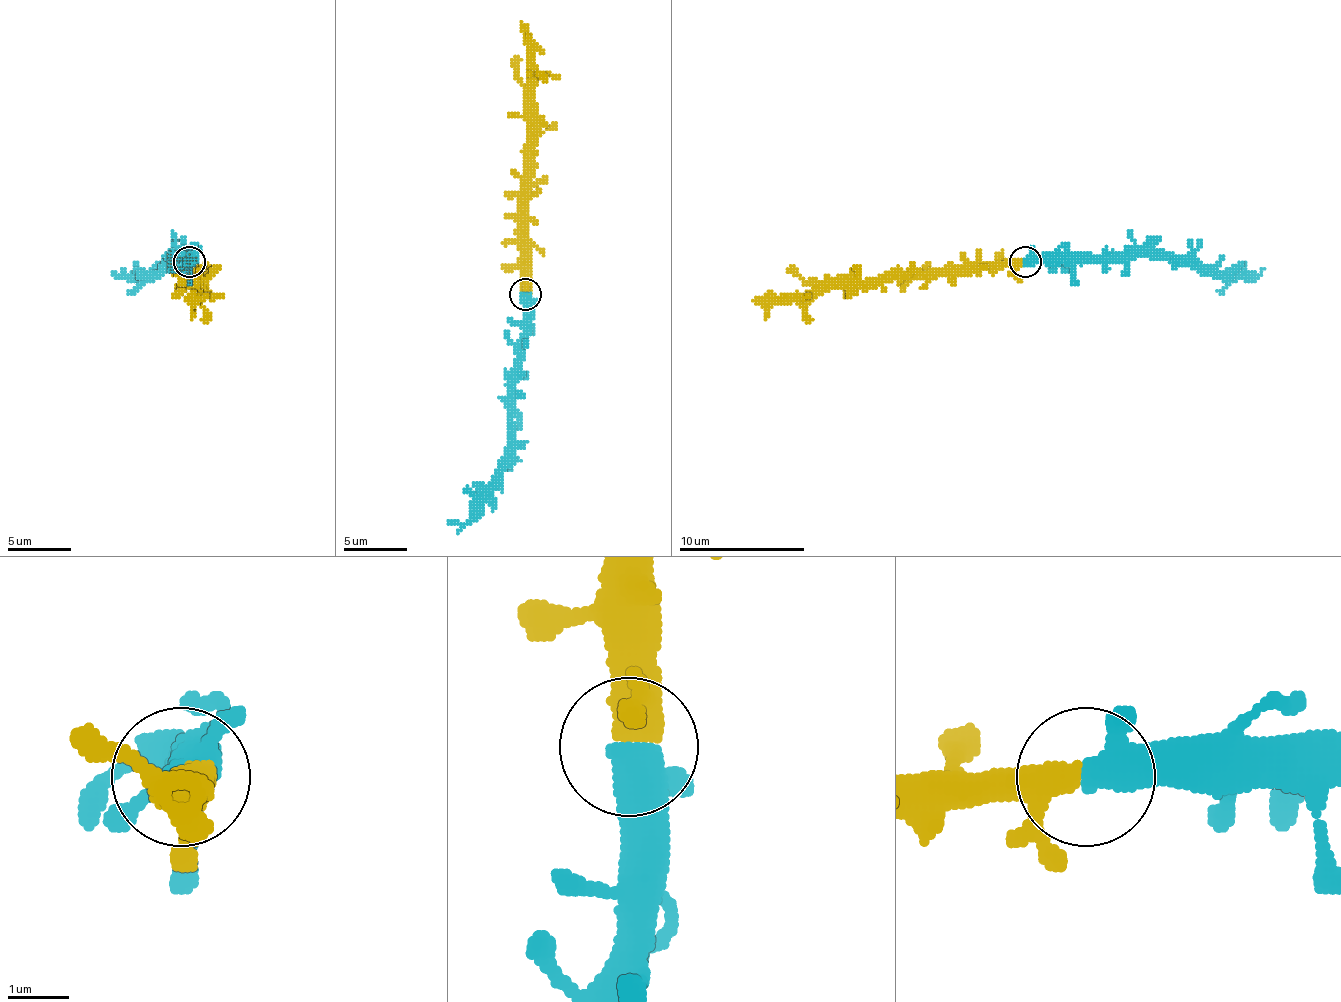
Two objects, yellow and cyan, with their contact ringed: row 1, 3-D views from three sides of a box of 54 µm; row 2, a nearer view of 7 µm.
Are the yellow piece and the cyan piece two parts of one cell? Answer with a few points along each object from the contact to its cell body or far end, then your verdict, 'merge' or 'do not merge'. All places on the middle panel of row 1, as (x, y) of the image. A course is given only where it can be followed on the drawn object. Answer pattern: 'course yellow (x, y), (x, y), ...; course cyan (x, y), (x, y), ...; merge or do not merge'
course yellow (524, 293), (527, 28), (521, 21); course cyan (524, 293), (524, 356), (521, 375), (515, 385), (511, 461), (464, 524), (448, 521); merge

